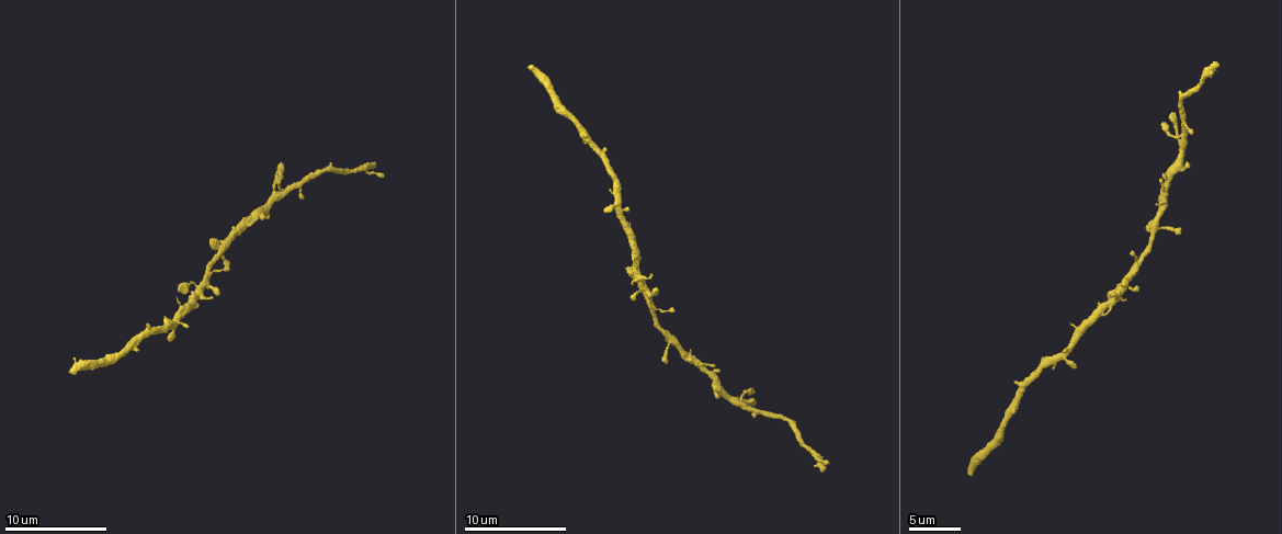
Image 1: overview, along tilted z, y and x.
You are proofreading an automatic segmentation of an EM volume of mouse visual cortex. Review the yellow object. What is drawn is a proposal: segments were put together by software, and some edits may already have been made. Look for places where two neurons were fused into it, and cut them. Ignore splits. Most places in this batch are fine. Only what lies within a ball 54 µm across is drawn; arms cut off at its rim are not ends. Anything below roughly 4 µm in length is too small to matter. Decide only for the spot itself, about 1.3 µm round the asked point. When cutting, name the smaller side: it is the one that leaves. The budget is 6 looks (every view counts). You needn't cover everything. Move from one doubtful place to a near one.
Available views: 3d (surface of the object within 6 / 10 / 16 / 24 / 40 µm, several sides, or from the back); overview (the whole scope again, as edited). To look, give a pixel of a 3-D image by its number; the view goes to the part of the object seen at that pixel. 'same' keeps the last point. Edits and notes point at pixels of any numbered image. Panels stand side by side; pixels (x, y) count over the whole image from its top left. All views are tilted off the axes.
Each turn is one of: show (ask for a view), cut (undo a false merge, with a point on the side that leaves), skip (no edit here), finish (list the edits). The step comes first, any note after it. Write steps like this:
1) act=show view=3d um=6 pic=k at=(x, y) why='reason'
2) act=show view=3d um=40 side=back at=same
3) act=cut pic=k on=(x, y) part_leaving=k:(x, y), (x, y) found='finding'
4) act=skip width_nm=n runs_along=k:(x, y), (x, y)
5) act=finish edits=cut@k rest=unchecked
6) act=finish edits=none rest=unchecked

act=show view=3d um=6 pic=1 at=(781, 416) why='a narrow waist'

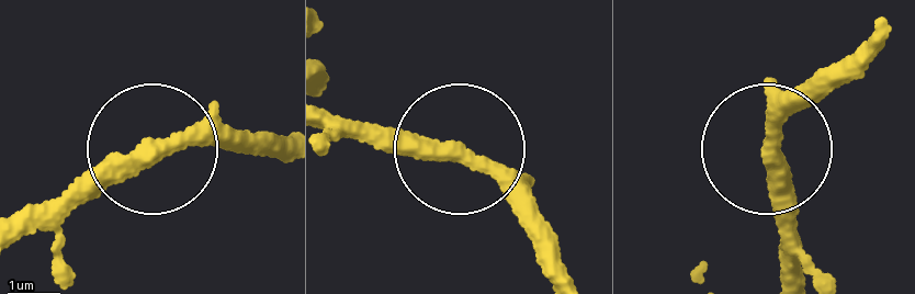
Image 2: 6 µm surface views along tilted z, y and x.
act=skip runs_along=2:(789, 279), (769, 156), (812, 78) found='continuous, no second neuron'

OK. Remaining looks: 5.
act=show view=3d um=16 pic=1 at=(740, 400) why='four-way junction'

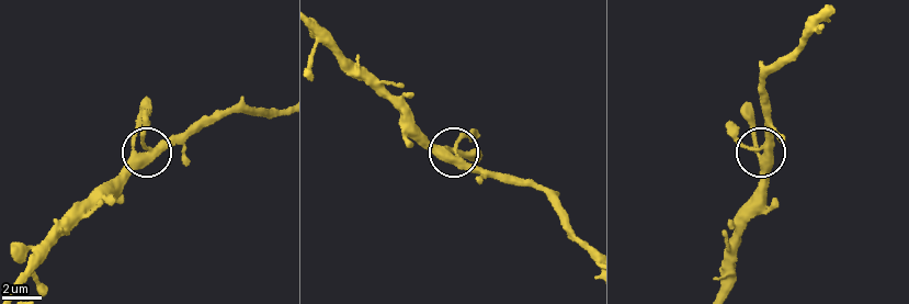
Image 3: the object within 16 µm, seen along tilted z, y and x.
act=skip arms=4 runs_along=3:(720, 284), (759, 178), (761, 154), (752, 146), (745, 111) found='one neuron here'

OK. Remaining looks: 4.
act=show view=3d um=16 pic=1 at=(1132, 272) why='side arm on a straight run'

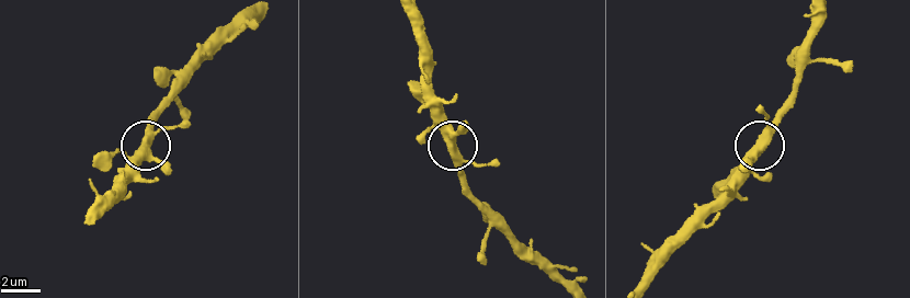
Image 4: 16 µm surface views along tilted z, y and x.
act=skip side_arm_um=28 found='continuous, no second neuron'

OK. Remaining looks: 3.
act=finish edits=none rest=unchecked

